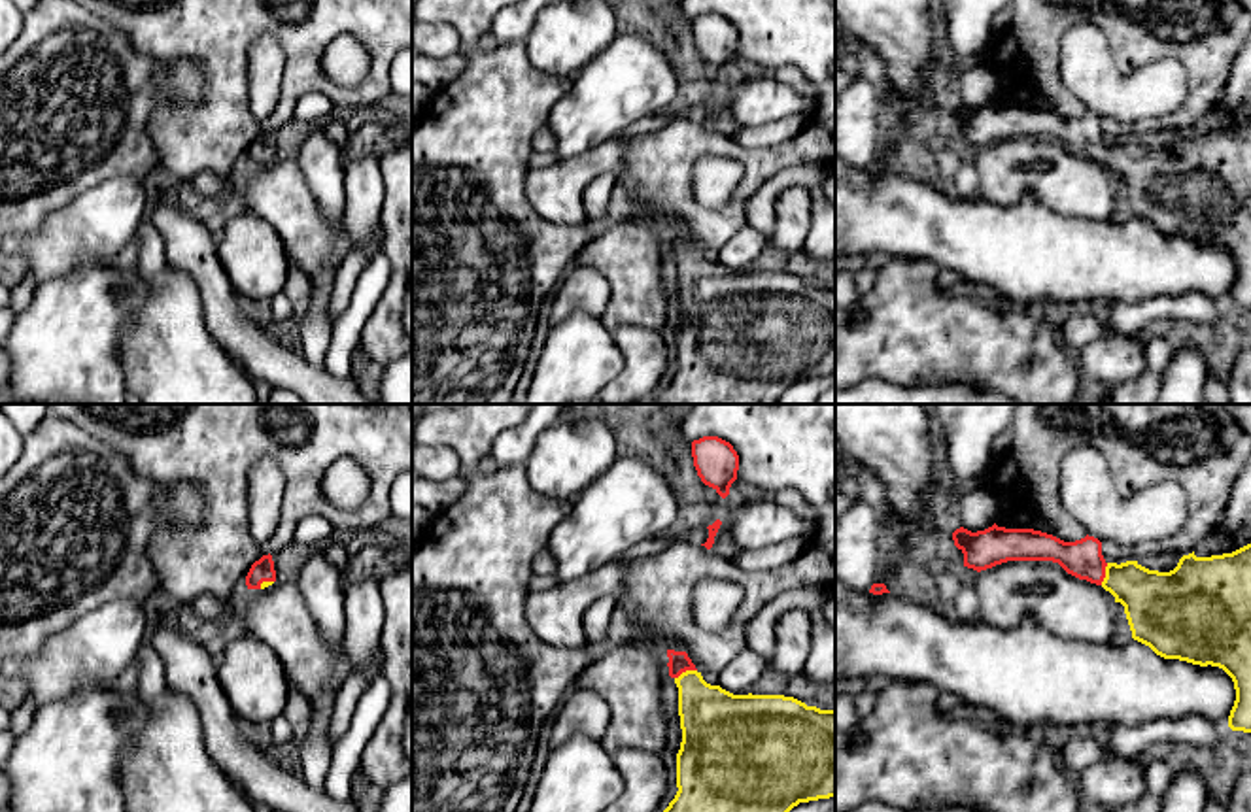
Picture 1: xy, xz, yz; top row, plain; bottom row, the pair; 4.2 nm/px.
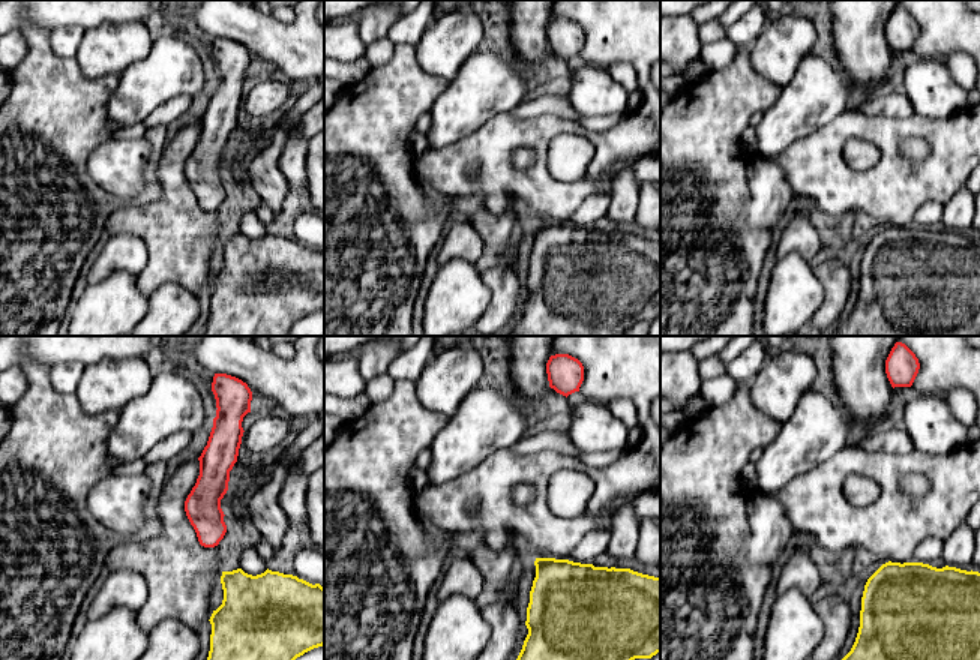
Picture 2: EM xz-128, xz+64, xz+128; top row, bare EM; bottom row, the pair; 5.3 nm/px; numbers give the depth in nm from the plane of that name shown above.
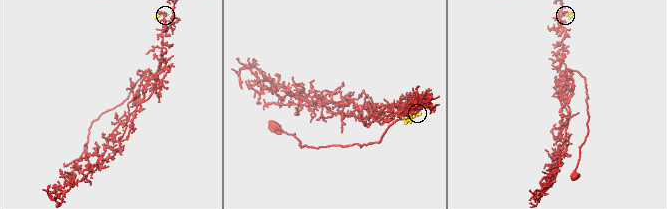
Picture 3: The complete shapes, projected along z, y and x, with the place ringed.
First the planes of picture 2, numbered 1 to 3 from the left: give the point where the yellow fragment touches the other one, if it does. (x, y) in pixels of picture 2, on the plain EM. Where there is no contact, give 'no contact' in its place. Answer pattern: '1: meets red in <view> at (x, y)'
1: no contact
2: no contact
3: no contact

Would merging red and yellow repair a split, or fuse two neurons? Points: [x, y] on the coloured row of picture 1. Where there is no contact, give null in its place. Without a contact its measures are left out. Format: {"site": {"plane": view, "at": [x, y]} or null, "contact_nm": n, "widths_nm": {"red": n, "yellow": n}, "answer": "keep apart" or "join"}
{"site": {"plane": "xz", "at": [685, 671]}, "contact_nm": 100, "widths_nm": {"red": 90, "yellow": 280}, "answer": "join"}

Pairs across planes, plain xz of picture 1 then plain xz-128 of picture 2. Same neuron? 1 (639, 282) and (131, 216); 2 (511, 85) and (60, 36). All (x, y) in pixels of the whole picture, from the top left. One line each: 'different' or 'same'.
1: same
2: different

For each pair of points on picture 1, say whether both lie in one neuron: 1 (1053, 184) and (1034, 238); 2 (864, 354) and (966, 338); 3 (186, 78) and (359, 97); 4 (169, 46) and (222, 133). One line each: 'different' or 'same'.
1: different
2: same
3: different
4: same

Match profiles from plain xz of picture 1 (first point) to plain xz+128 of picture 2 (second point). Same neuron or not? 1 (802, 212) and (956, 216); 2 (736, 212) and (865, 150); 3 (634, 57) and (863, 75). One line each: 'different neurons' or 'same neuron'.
1: same neuron
2: different neurons
3: different neurons

